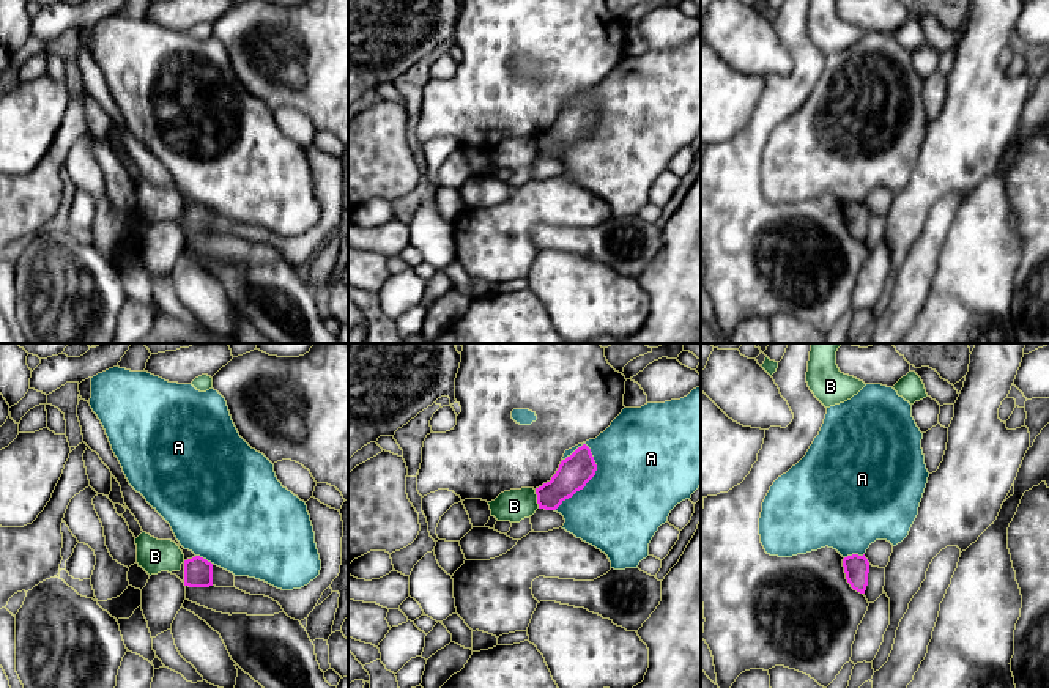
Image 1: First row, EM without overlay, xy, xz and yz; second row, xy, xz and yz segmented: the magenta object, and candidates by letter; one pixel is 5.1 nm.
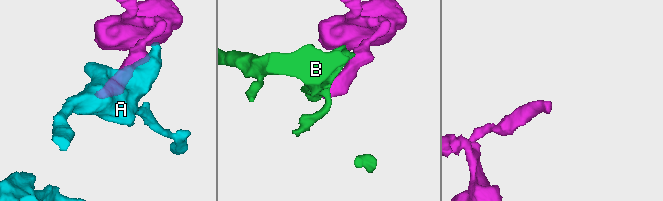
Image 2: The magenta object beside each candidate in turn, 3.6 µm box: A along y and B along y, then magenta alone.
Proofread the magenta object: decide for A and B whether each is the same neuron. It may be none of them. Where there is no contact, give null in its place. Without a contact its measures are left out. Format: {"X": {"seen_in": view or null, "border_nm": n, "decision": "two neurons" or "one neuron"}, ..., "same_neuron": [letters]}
{"A": {"seen_in": "xz", "border_nm": 380, "decision": "two neurons"}, "B": {"seen_in": "xz", "border_nm": 100, "decision": "two neurons"}, "same_neuron": []}

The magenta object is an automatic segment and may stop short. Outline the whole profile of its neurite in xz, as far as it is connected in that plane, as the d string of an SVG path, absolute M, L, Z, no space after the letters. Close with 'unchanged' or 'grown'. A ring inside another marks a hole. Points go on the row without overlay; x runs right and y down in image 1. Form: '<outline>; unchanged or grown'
M583 91L561 109L550 129L536 135L539 156L556 157L565 146L583 137L595 118L597 112L591 96Z; unchanged

